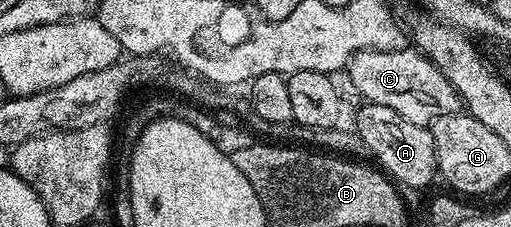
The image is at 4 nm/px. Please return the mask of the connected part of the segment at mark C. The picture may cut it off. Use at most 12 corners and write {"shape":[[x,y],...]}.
{"shape":[[360,49],[349,81],[428,126],[462,108],[420,49]]}

